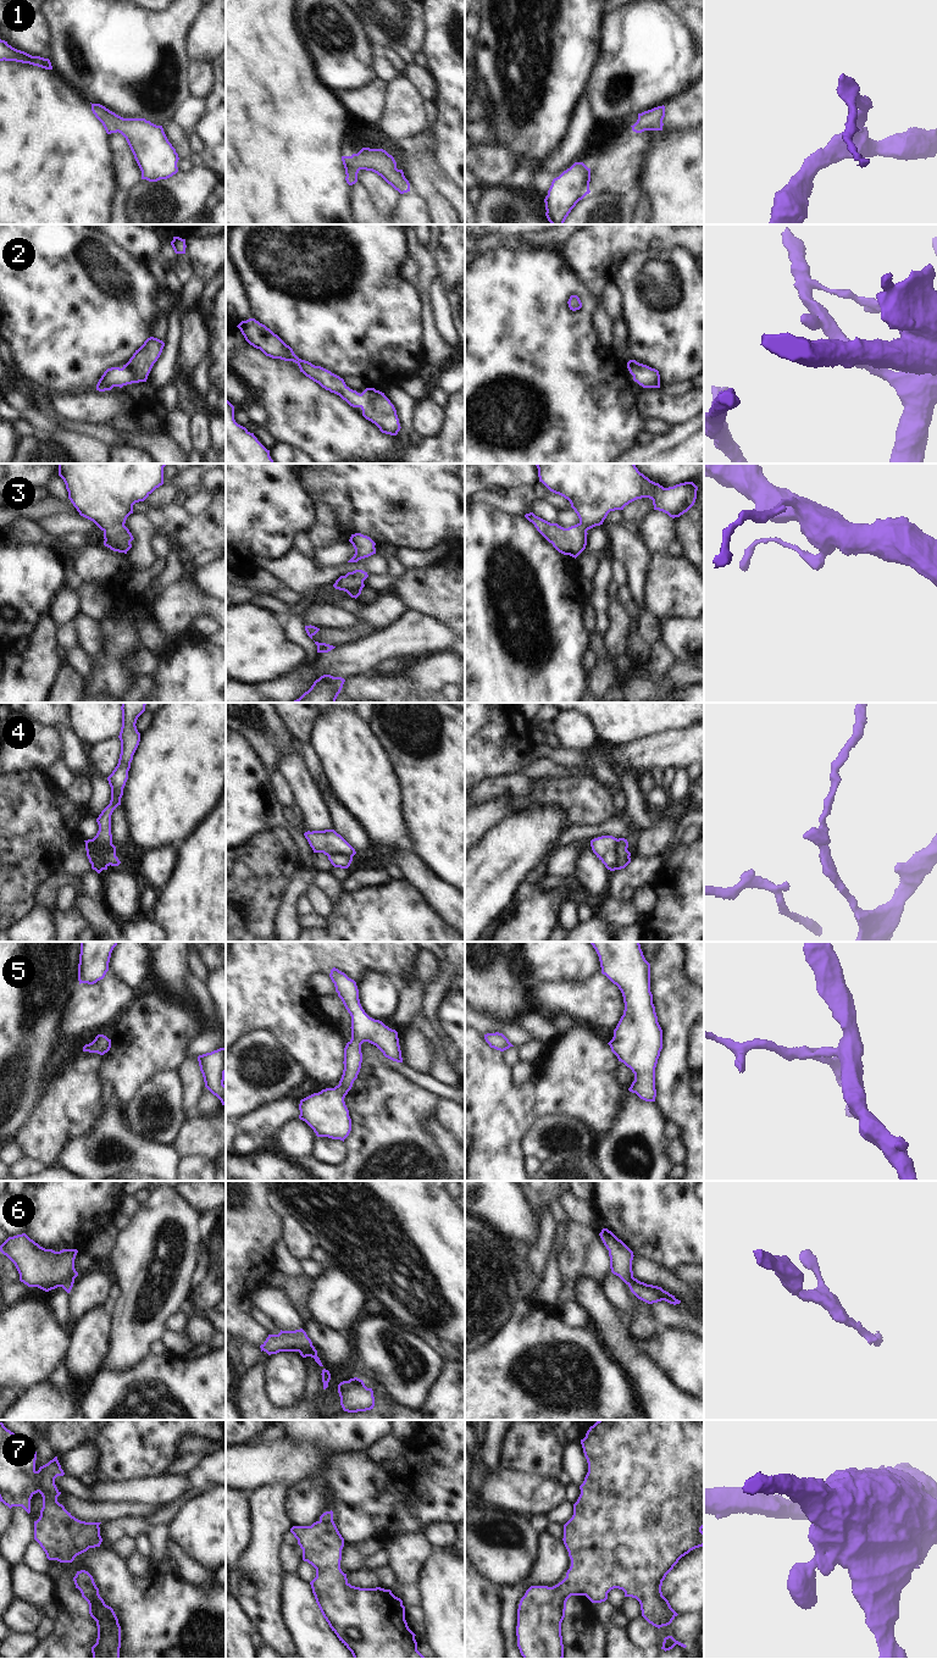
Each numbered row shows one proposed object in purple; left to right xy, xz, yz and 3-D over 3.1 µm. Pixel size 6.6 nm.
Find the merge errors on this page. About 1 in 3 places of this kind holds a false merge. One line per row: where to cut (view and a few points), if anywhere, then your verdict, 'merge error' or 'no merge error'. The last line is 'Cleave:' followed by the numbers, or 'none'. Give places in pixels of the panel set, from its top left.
1: cut none; no merge error
2: cut none; no merge error
3: cut none; no merge error
4: cut xy (112, 844), (96, 855), (92, 854); merge error
5: cut none; no merge error
6: cut none; no merge error
7: cut none; no merge error
Cleave: 4

